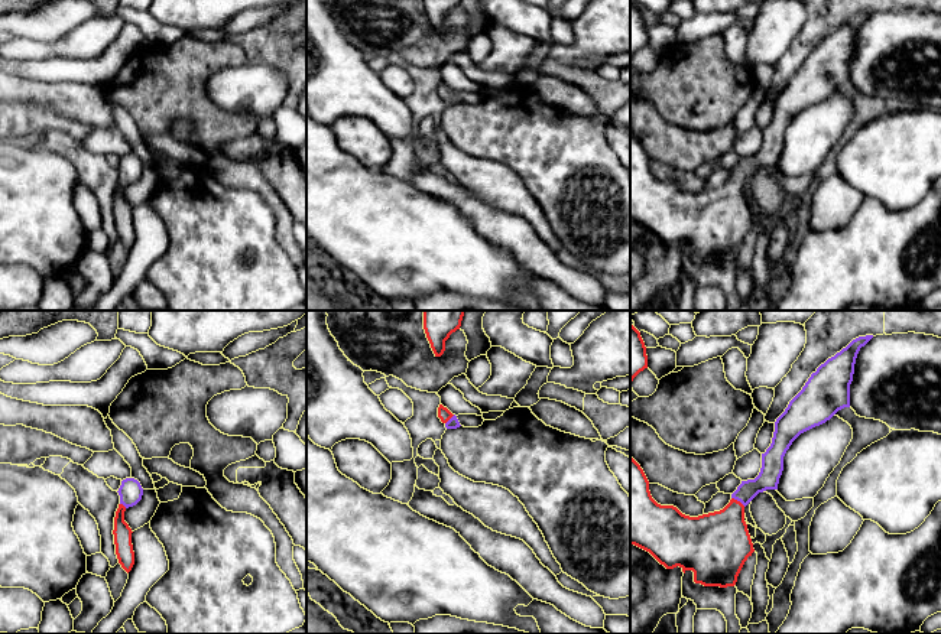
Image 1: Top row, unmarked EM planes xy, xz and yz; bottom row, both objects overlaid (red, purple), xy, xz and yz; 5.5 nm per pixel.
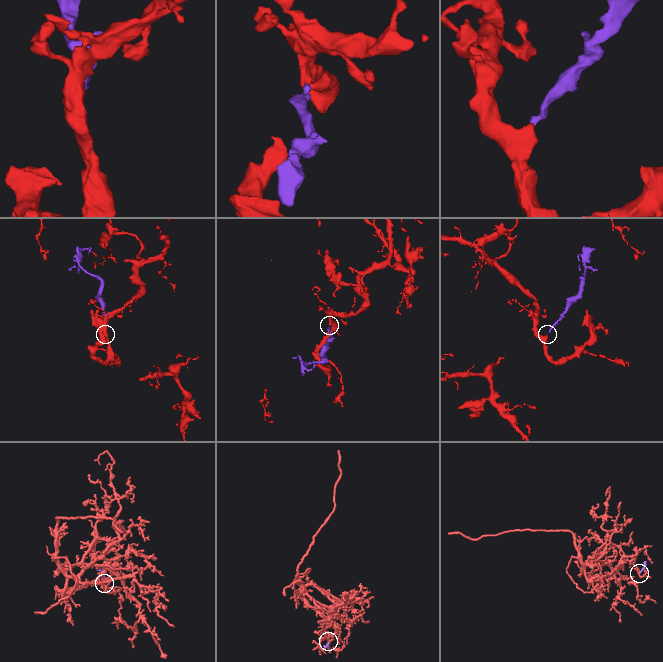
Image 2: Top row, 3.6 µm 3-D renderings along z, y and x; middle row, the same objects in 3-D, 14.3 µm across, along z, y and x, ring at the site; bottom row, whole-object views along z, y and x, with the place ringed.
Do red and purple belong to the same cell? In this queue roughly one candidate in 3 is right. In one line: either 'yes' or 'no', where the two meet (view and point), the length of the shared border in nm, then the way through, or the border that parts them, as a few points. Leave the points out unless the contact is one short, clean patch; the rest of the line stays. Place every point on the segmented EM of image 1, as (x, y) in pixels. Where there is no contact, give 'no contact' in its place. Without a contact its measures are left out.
yes; contact yz (739, 501); length 90 nm; way yz (720, 542), (739, 501), (771, 471)

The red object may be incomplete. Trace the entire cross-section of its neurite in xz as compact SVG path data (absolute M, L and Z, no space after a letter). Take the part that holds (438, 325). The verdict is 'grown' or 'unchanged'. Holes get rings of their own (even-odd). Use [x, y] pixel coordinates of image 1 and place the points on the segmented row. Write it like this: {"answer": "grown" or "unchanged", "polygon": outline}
{"answer": "unchanged", "polygon": "M424 311L424 329L435 357L445 351L445 341L460 329L464 311Z"}

